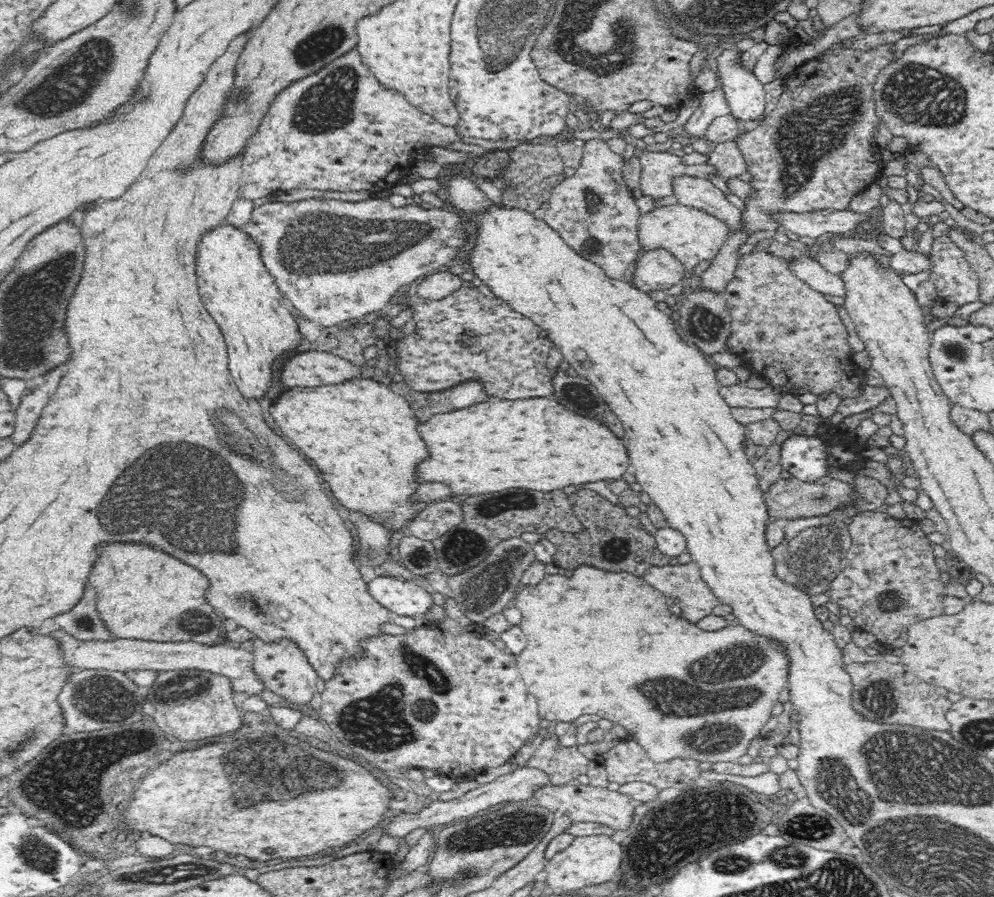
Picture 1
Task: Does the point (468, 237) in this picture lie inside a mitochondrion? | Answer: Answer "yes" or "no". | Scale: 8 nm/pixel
no

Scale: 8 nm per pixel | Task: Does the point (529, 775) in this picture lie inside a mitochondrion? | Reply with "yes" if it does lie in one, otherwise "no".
no

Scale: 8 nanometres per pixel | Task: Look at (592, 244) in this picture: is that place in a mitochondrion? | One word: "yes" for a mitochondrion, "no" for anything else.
yes

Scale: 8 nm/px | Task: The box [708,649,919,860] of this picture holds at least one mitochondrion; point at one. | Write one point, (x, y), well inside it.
(880, 697)

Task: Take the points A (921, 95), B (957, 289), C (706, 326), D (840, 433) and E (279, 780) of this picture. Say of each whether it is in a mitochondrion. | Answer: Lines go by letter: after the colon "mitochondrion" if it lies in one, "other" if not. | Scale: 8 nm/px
A: mitochondrion
B: other
C: mitochondrion
D: other
E: mitochondrion

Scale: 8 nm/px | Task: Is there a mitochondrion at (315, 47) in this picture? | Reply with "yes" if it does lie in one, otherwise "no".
yes

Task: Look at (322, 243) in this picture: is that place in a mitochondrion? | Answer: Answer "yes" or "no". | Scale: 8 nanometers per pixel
yes

